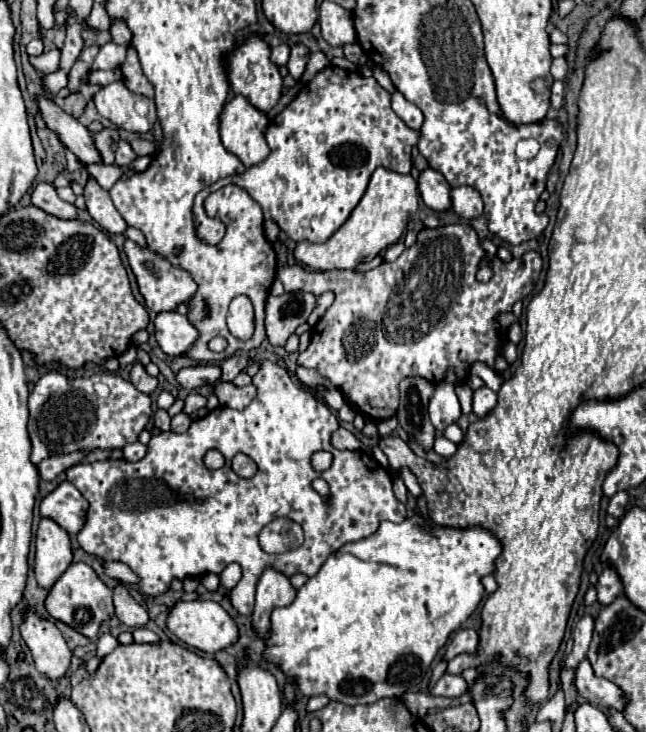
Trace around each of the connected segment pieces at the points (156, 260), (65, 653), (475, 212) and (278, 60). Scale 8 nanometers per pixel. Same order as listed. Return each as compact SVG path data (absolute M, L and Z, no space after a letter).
M125 240L123 250L125 250L125 254L127 254L129 266L131 266L135 278L137 278L141 296L145 298L145 304L147 304L149 310L153 310L153 312L173 310L177 304L187 302L187 300L195 294L197 284L193 282L193 278L191 278L185 270L179 270L179 268L171 266L171 264L169 264L165 258L161 258L159 254L151 252L149 248L141 248L141 246L137 246L137 244L131 242L131 240Z
M27 612L21 624L21 636L33 654L37 670L47 676L47 680L61 680L67 674L71 650L55 624Z
M457 186L451 190L451 198L453 198L453 210L461 218L473 220L483 214L483 200L475 188Z
M279 44L279 46L273 48L273 52L271 52L271 60L273 60L277 66L285 66L287 60L289 60L289 52L291 52L289 44Z

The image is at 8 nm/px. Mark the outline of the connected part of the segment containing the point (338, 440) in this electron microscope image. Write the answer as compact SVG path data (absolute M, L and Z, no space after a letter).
M337 428L333 434L331 434L331 444L337 448L337 450L361 450L363 442L353 434L349 432L347 428Z

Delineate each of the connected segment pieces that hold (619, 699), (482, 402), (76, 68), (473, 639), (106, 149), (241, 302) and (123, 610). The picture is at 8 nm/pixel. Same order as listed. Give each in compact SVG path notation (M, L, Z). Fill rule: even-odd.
M583 660L579 664L579 668L575 670L575 680L579 682L579 696L599 708L617 708L623 710L625 708L625 694L619 686L615 686L613 682L599 678L593 674L593 668L589 664L589 660Z
M483 386L483 388L479 388L479 390L473 392L473 412L479 418L483 418L495 406L497 406L497 394L491 388Z
M91 46L91 48L83 48L81 50L81 54L77 56L77 60L73 62L73 68L71 68L71 72L69 72L69 90L71 92L79 92L79 84L81 84L81 80L91 72L91 68L93 68L93 58L95 58L95 54L97 54L97 46Z
M461 630L457 632L457 636L451 640L451 644L447 646L445 654L443 654L443 660L453 660L457 654L463 654L463 652L475 652L477 650L477 644L479 644L479 636L475 630Z
M105 128L105 130L101 130L101 134L95 132L95 134L93 134L93 140L95 140L95 148L97 148L99 154L101 154L103 164L113 164L113 160L115 160L115 144L117 144L117 140L119 140L117 130Z
M237 296L231 302L229 316L227 316L227 328L239 340L251 338L255 324L253 324L253 304L247 296Z
M117 586L113 590L113 602L115 602L115 614L125 626L141 628L149 622L147 610L143 606L139 606L123 586Z

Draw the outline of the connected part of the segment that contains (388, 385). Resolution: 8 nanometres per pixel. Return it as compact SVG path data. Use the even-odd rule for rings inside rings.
M451 224L421 230L415 246L405 250L395 262L383 262L381 266L363 274L355 270L309 272L297 264L283 266L277 278L287 292L307 290L315 296L321 296L327 290L335 292L335 302L313 326L311 344L303 354L299 354L297 364L317 370L359 414L367 416L371 422L381 422L397 414L399 382L407 376L421 376L433 384L439 384L449 366L455 366L459 378L465 376L465 366L471 362L479 360L493 366L497 356L495 350L503 348L505 344L505 336L495 322L495 314L511 312L511 306L533 290L541 274L541 256L537 252L527 252L521 258L513 258L509 264L495 258L495 274L487 284L475 280L483 256L485 252L475 230L469 224Z

